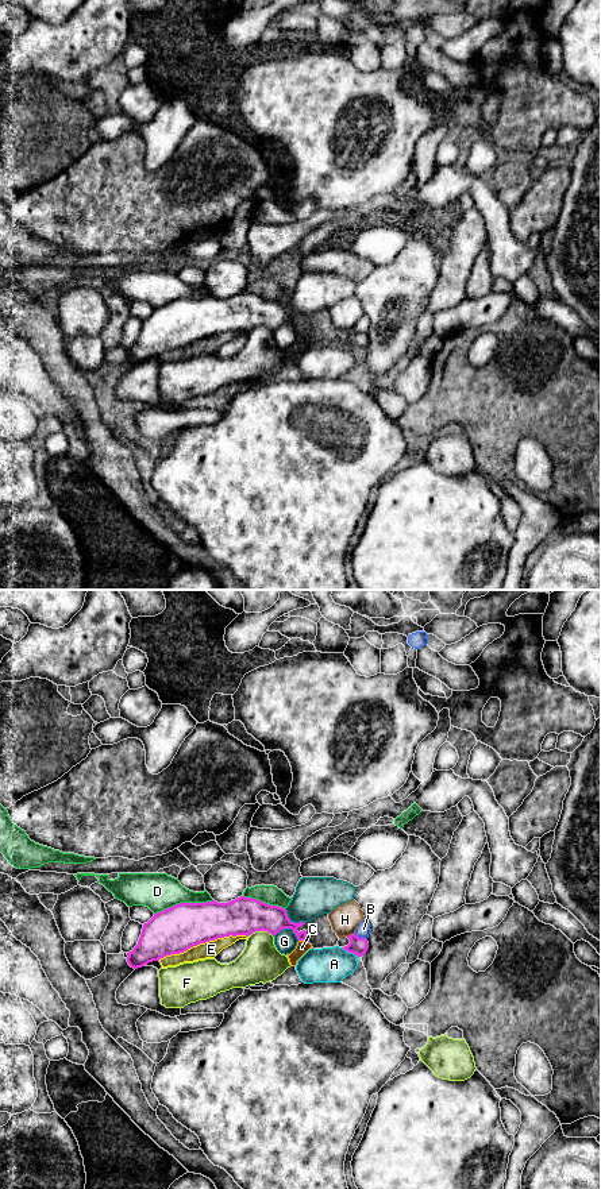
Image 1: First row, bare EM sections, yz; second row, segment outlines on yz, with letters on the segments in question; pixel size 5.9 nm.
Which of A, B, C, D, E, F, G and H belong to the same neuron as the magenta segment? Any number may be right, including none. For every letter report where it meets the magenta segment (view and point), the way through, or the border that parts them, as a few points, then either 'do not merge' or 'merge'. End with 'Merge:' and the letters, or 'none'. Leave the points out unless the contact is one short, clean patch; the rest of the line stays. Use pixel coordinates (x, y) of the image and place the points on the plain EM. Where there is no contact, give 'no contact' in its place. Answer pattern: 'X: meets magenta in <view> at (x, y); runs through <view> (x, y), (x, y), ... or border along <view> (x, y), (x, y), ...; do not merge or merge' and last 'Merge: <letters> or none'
A: meets magenta in yz at (350, 347); do not merge
B: meets magenta in yz at (361, 334); border along yz (354, 328), (366, 335); do not merge
C: meets magenta in yz at (304, 336); border along yz (299, 335), (308, 338); do not merge
D: meets magenta in yz at (183, 298); do not merge
E: meets magenta in yz at (203, 338); do not merge
F: meets magenta in yz at (259, 325); do not merge
G: meets magenta in yz at (288, 323); border along yz (273, 331), (284, 324), (291, 324), (299, 335); do not merge
H: meets magenta in yz at (351, 329); do not merge
Merge: none

